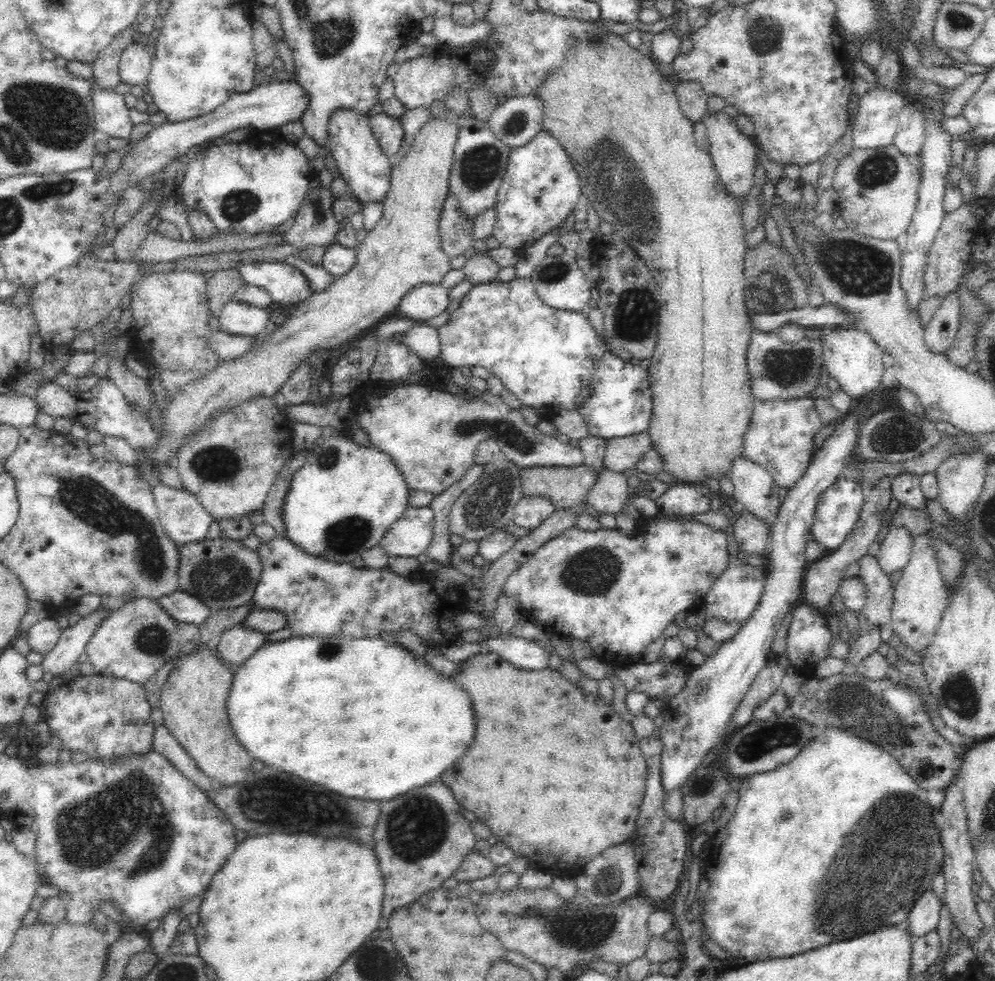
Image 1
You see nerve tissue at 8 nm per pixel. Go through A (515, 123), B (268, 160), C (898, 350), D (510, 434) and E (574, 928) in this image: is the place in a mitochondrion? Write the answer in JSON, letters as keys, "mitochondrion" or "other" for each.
{"A":"mitochondrion","B":"other","C":"other","D":"mitochondrion","E":"mitochondrion"}

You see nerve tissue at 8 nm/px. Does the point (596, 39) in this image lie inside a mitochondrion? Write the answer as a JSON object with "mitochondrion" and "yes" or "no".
{"mitochondrion":"no"}

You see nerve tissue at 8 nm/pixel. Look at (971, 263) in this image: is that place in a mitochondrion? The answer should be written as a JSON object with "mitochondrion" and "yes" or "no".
{"mitochondrion":"no"}

